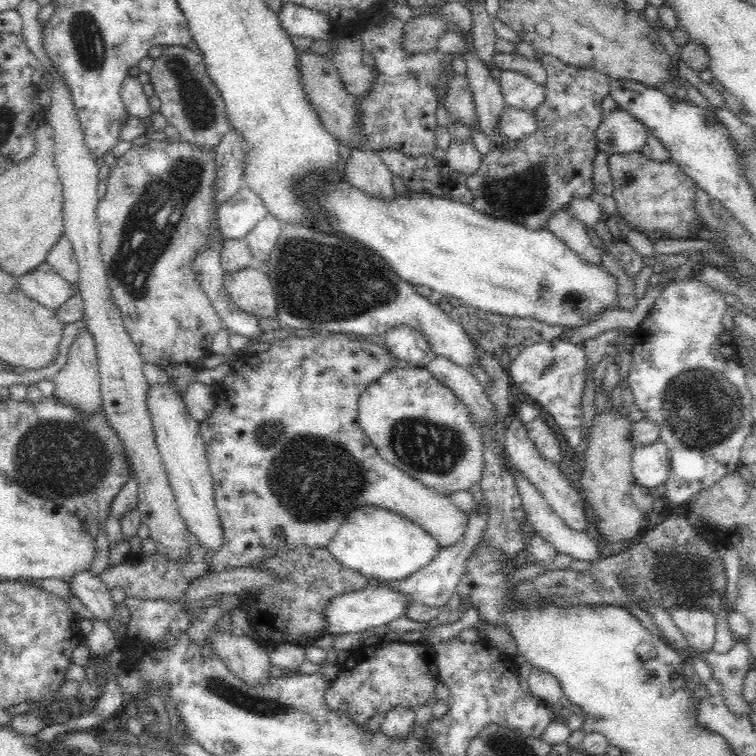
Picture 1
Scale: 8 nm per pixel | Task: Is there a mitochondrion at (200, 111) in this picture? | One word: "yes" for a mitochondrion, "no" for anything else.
yes

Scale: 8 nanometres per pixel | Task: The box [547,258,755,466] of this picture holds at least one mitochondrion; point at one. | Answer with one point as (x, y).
(702, 408)

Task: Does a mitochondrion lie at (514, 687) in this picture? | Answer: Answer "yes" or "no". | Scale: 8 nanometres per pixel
no

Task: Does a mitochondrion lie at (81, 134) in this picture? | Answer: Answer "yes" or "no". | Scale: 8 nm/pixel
no

